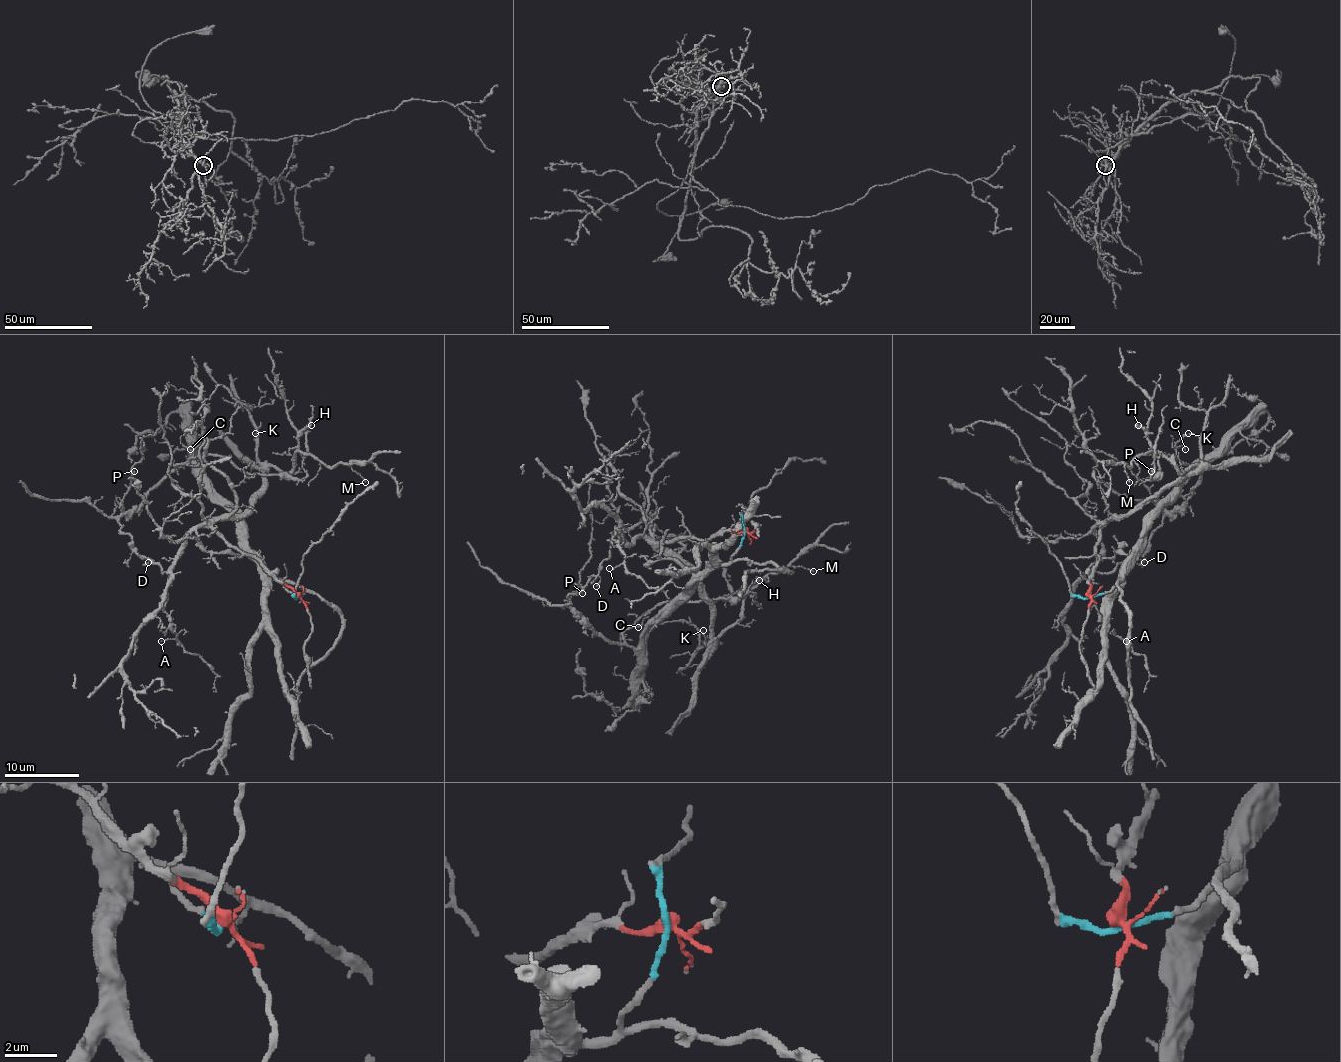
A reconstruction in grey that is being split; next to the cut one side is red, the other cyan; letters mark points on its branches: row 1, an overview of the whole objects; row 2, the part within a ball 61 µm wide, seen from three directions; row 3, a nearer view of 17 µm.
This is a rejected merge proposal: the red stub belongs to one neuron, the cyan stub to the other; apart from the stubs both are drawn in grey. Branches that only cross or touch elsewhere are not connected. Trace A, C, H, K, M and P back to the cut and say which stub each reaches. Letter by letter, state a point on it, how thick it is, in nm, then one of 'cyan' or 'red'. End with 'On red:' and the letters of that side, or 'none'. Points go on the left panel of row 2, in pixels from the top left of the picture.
A: at (161, 641); 80 nm thick; red
C: at (190, 449); 120 nm thick; cyan
H: at (311, 425); 240 nm thick; red
K: at (255, 433); 110 nm thick; red
M: at (365, 482); 100 nm thick; red
P: at (134, 471); 120 nm thick; cyan
On red: A, H, K, M

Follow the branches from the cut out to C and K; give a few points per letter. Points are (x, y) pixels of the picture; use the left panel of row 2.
C: (296, 596), (248, 546), (244, 525), (197, 476), (195, 468), (174, 465), (182, 465), (195, 448), (189, 450)
K: (296, 596), (212, 525), (221, 519), (238, 517), (263, 489), (255, 433)

